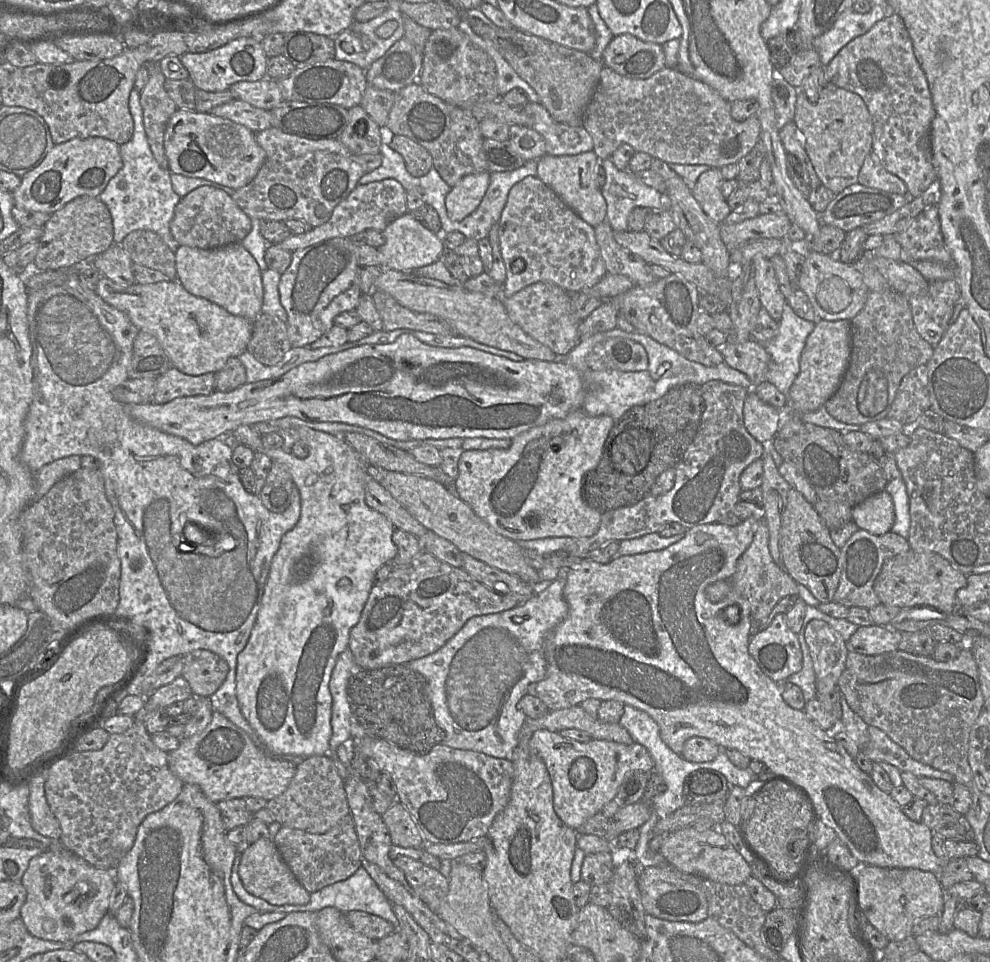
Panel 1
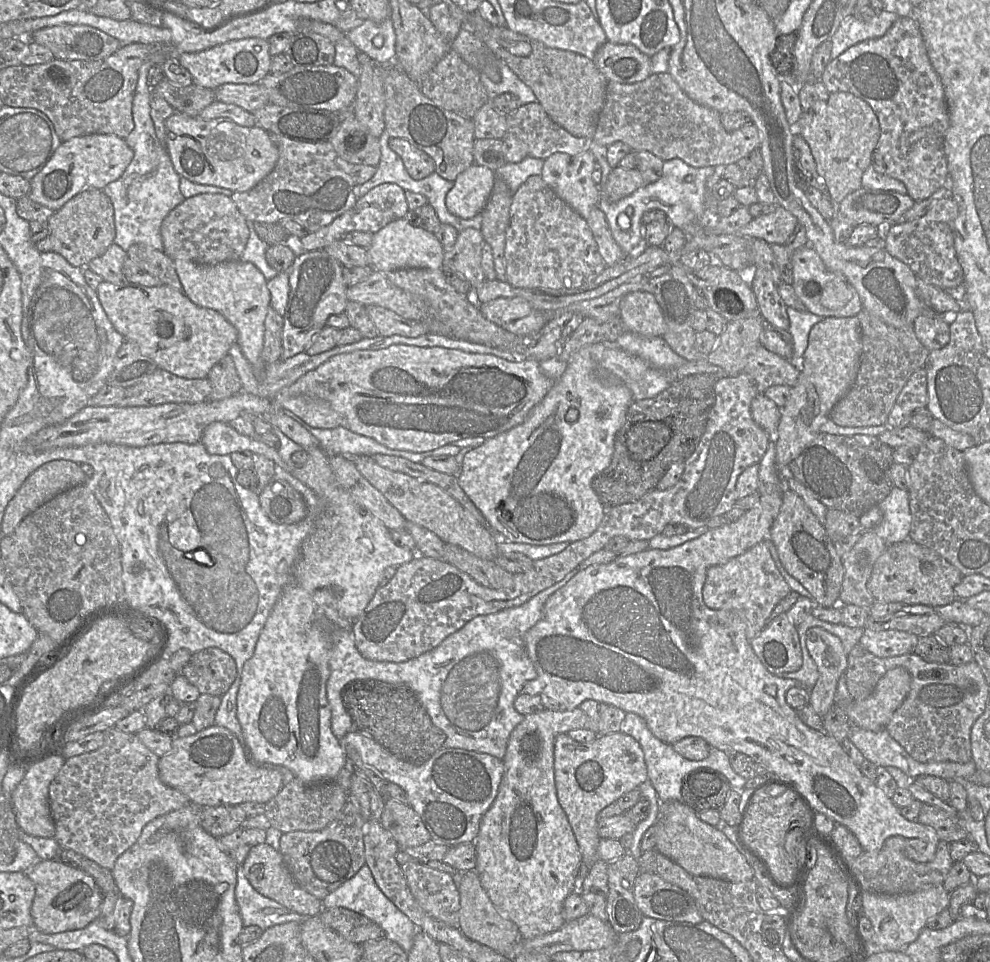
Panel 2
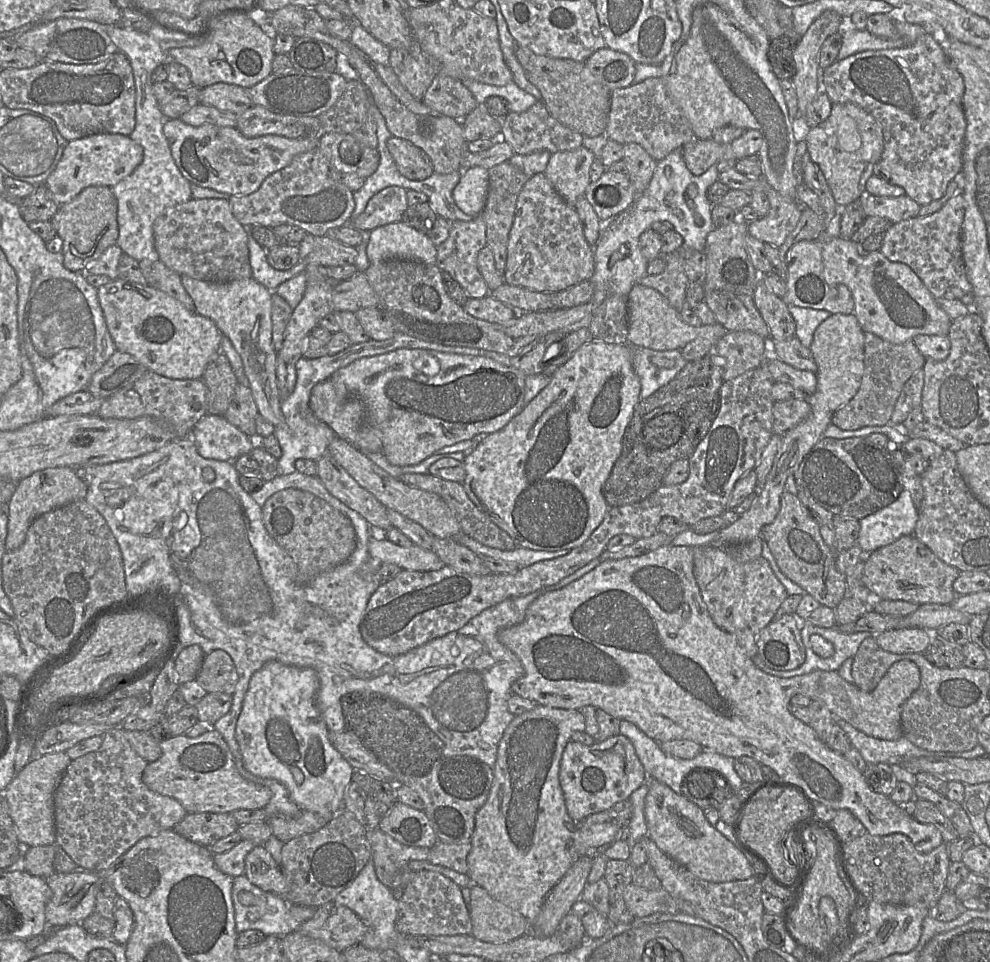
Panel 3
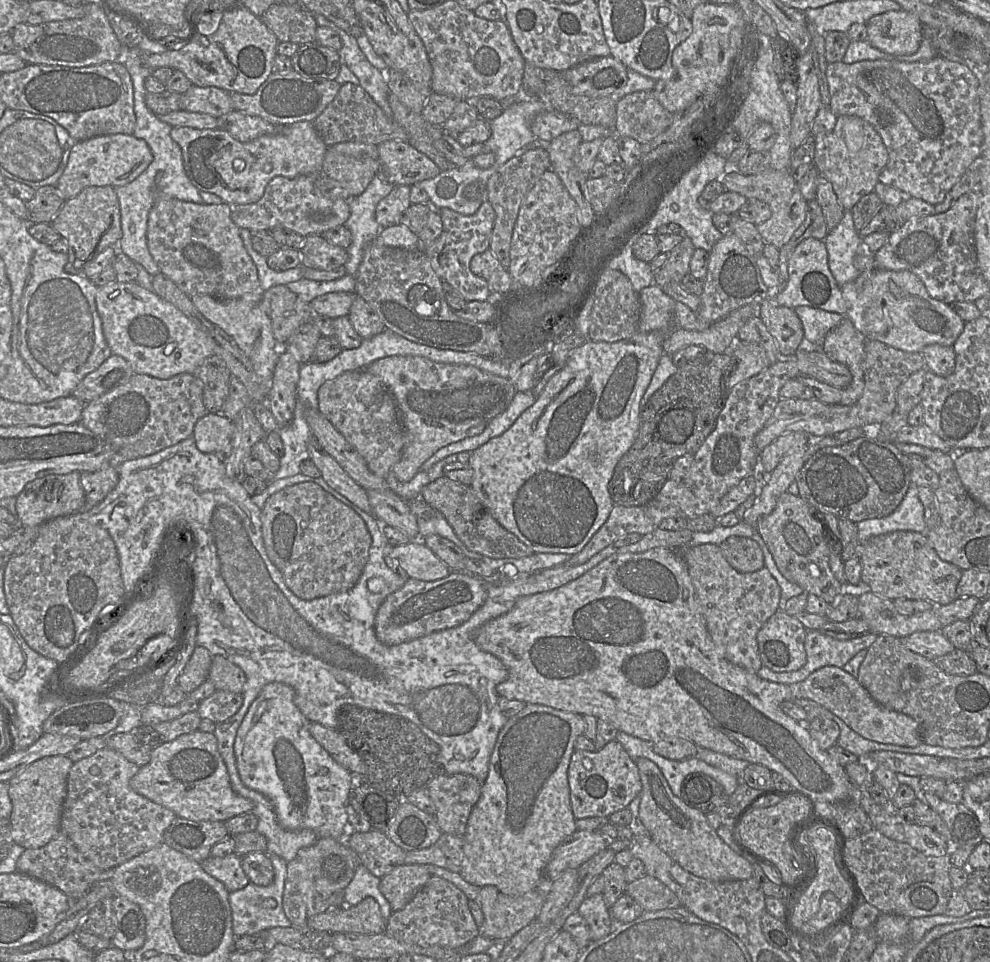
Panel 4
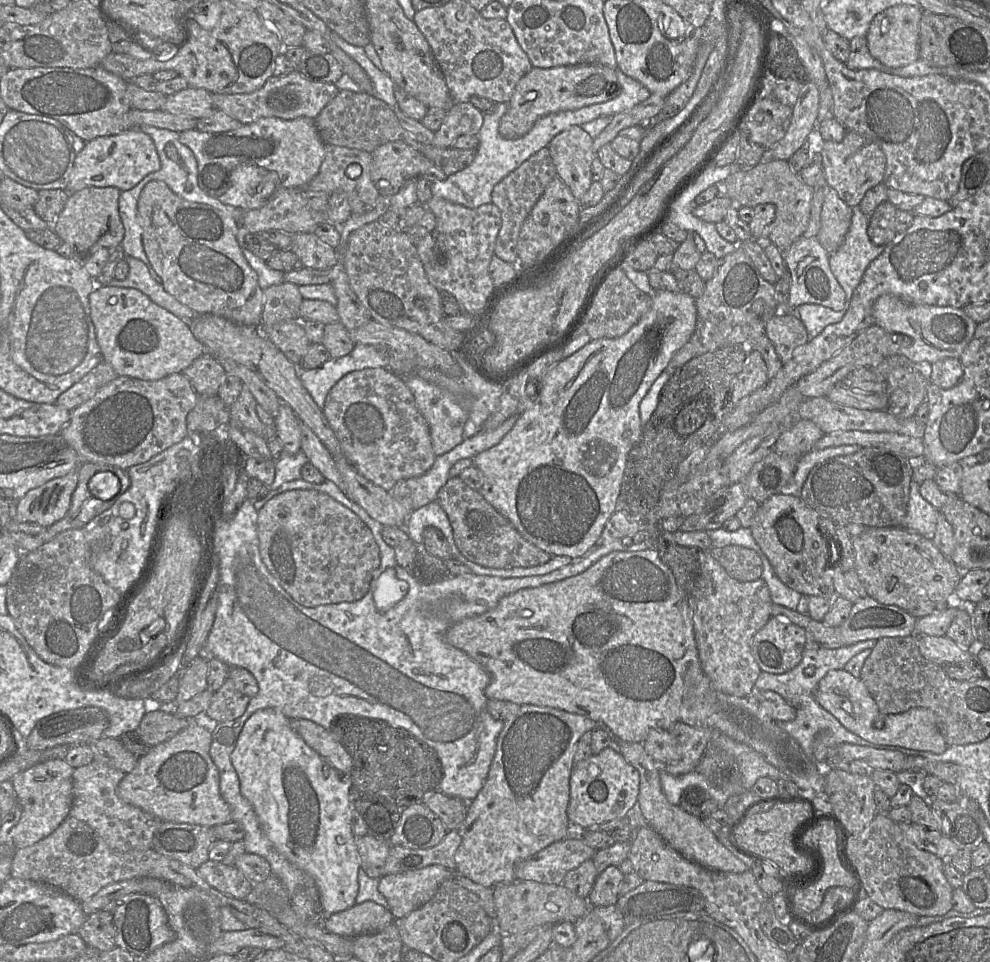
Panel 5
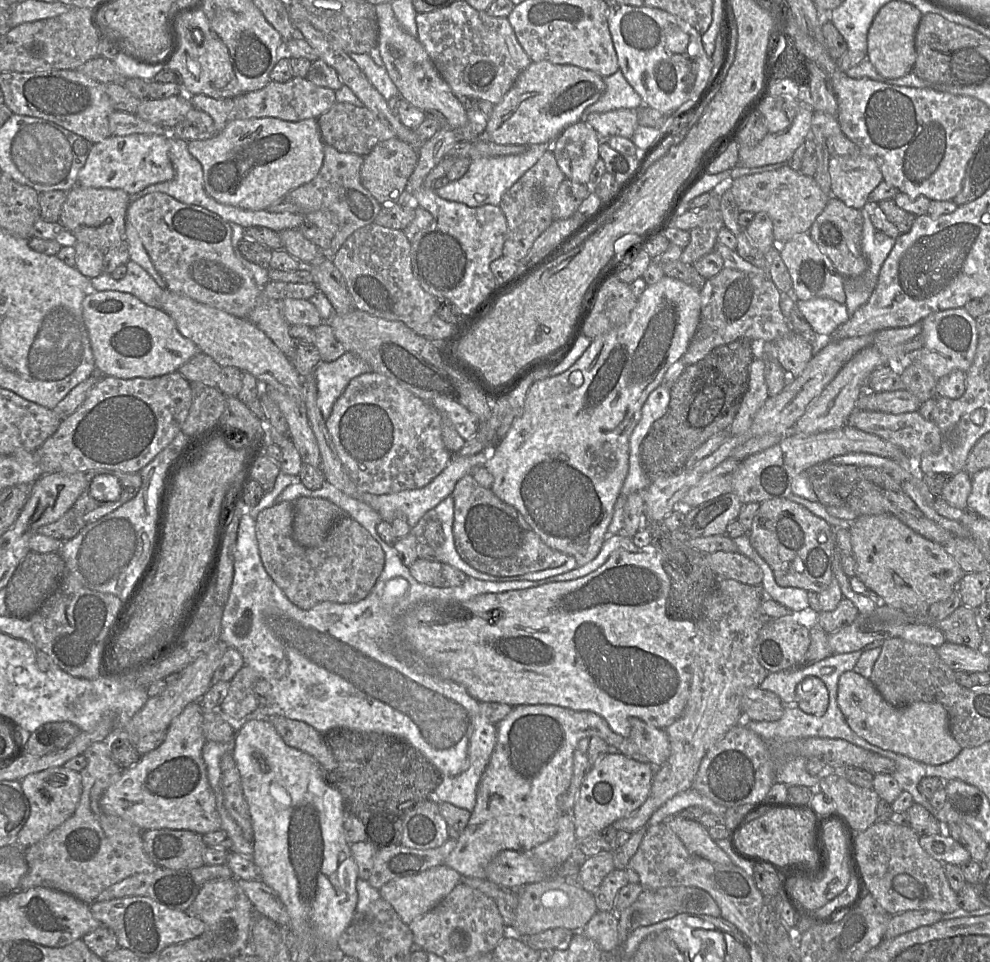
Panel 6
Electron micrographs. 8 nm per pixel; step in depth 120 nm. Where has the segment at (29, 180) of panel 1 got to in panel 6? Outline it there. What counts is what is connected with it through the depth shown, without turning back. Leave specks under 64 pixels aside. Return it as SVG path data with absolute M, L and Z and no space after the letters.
M170 134L111 135L94 143L78 173L77 184L86 188L122 189L127 194L134 195L152 184L172 180L175 170L169 157L168 135Z

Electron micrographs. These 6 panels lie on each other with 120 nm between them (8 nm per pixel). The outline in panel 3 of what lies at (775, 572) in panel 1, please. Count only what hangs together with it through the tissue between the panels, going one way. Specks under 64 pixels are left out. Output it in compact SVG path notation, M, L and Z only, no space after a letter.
M707 545L694 549L694 577L714 623L730 633L749 657L757 655L756 638L787 598L785 587L775 576L768 561L760 556L750 562L739 562L725 548Z

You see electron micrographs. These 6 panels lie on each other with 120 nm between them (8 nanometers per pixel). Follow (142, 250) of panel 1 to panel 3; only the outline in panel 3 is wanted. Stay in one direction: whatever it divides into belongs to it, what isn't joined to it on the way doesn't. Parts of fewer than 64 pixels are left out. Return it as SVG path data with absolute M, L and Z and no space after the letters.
M160 260L138 261L147 284L177 299L187 310L196 312L194 302L181 282L181 276Z

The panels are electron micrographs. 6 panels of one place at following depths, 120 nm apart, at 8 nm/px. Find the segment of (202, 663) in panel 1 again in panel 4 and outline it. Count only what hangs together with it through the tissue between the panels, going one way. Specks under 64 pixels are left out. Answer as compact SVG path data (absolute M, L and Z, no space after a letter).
M215 655L212 656L211 659L211 666L209 670L208 679L210 679L214 683L216 690L224 690L236 694L242 694L244 684L246 682L246 675L240 667L233 664L225 657Z

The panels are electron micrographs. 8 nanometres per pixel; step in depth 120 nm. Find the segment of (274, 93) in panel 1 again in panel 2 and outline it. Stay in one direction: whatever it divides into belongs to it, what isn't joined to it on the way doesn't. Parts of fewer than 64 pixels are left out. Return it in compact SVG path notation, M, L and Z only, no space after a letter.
M261 83L223 84L215 90L215 98L215 101L235 104L249 112L270 103L268 92Z

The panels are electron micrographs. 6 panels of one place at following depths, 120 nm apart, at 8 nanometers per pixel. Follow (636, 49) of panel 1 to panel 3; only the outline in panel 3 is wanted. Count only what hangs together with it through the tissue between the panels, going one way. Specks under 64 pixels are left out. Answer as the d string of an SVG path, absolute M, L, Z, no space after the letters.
M607 46L595 51L585 61L587 70L609 90L632 85L636 64L628 54Z

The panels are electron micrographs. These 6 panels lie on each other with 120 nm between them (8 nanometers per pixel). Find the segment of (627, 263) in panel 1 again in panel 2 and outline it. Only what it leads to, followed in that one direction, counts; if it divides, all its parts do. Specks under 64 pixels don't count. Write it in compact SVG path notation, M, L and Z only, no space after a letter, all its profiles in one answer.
M599 207L591 210L586 222L606 266L613 266L628 257L614 240L606 217Z

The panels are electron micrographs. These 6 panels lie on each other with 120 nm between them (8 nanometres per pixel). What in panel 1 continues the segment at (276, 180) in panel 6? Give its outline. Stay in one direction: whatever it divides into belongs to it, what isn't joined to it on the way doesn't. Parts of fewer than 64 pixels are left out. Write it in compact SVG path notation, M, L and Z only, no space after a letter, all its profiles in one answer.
M177 109L170 117L164 132L164 152L171 173L203 178L234 190L248 184L266 158L255 133L244 125L187 109Z

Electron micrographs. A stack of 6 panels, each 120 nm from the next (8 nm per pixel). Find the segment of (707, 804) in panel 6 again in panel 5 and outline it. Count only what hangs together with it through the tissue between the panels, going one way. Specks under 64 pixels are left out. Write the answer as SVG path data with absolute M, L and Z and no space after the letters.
M660 769L660 781L667 800L673 805L679 805L683 791L692 785L705 789L719 803L719 807L722 807L729 797L712 785L705 776L695 770L683 775L674 776Z

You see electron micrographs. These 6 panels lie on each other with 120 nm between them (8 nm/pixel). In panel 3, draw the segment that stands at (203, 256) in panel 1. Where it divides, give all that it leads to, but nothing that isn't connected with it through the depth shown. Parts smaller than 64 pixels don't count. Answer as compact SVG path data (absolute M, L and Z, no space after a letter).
M187 275L180 276L182 285L194 302L196 312L211 319L222 334L231 340L235 350L240 355L245 375L248 378L248 385L252 391L259 414L275 427L286 427L286 420L281 410L281 397L277 383L277 352L272 343L271 312L273 291L267 289L252 277L218 283L195 279Z

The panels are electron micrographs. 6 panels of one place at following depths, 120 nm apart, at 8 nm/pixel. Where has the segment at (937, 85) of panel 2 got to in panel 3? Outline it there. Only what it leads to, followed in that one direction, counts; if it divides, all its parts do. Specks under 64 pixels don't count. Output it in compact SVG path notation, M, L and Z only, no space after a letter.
M930 33L922 34L912 46L902 48L866 50L848 56L842 60L836 60L833 64L821 71L821 86L829 96L832 103L853 103L870 113L882 128L884 148L880 160L873 168L873 174L886 182L902 187L905 195L913 199L920 206L927 205L940 199L947 189L950 181L956 176L962 176L963 149L966 132L966 119L962 105L964 94L964 80L957 69L952 65L943 51L941 45L935 41Z

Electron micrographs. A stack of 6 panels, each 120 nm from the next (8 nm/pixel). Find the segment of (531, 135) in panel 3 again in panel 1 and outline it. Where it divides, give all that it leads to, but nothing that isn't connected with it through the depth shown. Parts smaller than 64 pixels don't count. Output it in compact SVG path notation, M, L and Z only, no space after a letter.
M529 102L524 111L531 118L531 128L545 140L547 155L576 155L593 150L593 140L581 126L569 126L554 120L541 103Z

